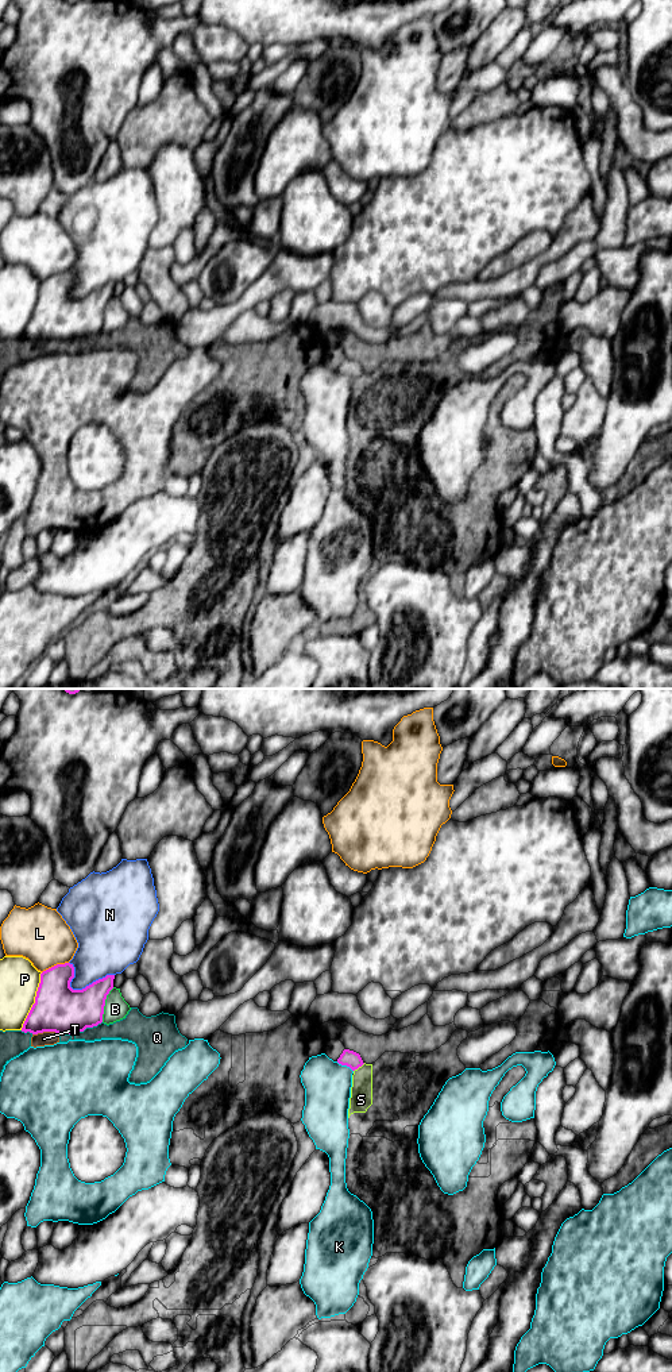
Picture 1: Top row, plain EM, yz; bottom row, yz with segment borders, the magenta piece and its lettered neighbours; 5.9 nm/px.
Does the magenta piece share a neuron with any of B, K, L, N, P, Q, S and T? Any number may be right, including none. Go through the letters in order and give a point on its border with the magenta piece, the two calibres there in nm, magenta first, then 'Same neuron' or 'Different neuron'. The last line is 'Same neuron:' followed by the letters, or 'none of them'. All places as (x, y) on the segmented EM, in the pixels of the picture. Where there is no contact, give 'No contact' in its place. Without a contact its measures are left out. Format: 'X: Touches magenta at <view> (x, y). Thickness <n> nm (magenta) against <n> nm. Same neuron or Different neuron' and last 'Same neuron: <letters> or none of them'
B: Touches magenta at yz (104, 1005). Thickness 280 nm (magenta) against 140 nm. Different neuron
K: Touches magenta at yz (344, 1064). Thickness 100 nm (magenta) against 280 nm. Different neuron
L: Touches magenta at yz (54, 966). Thickness 280 nm (magenta) against 340 nm. Different neuron
N: Touches magenta at yz (80, 990). Thickness 280 nm (magenta) against 260 nm. Different neuron
P: Touches magenta at yz (35, 1001). Thickness 280 nm (magenta) against 240 nm. Different neuron
Q: Touches magenta at yz (88, 1026). Thickness 280 nm (magenta) against 140 nm. Different neuron
S: Touches magenta at yz (359, 1066). Thickness 100 nm (magenta) against 130 nm. Different neuron
T: Touches magenta at yz (46, 1031). Thickness 280 nm (magenta) against 80 nm. Different neuron
Same neuron: none of them

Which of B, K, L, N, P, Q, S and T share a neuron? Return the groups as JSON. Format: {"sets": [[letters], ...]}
{"sets": [["B"], ["K"], ["L"], ["N"], ["P"], ["Q", "S", "T"]]}

